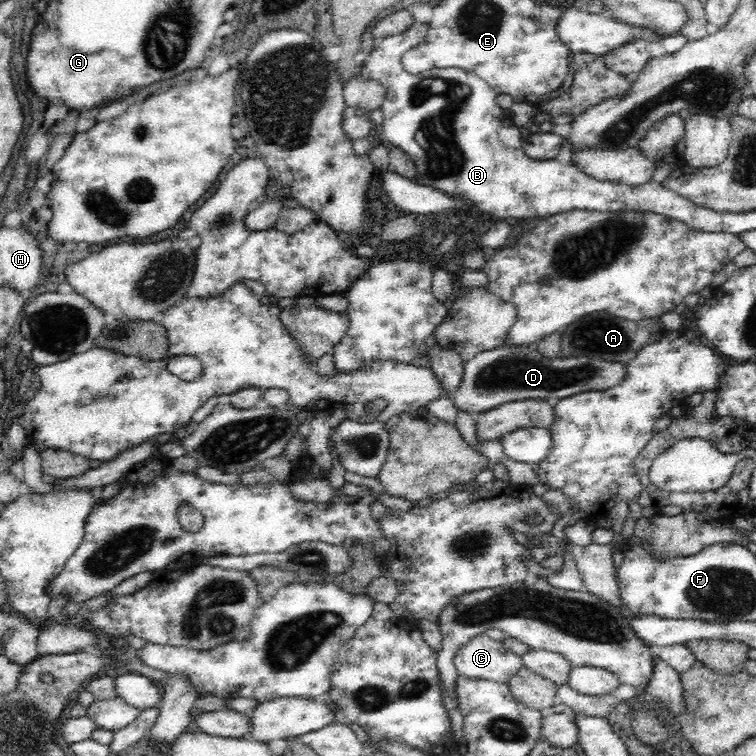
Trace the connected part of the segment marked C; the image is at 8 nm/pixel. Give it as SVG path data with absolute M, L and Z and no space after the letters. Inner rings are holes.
M486 633L477 634L454 654L453 665L464 678L508 683L524 666L522 656L496 641Z

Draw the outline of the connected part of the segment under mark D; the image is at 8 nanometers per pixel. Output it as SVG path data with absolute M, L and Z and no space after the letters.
M528 343L526 346L503 345L464 363L462 382L453 395L453 402L458 411L473 415L529 399L546 401L556 398L560 402L582 392L612 389L622 382L624 374L626 369L622 362L606 362L580 355L549 358L538 350L537 343Z

